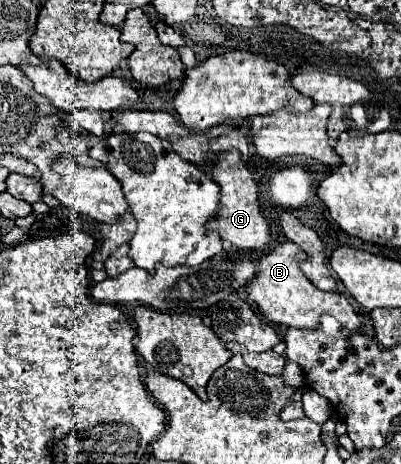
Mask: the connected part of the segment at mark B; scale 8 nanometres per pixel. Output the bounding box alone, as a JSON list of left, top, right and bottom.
[247,241,361,331]

